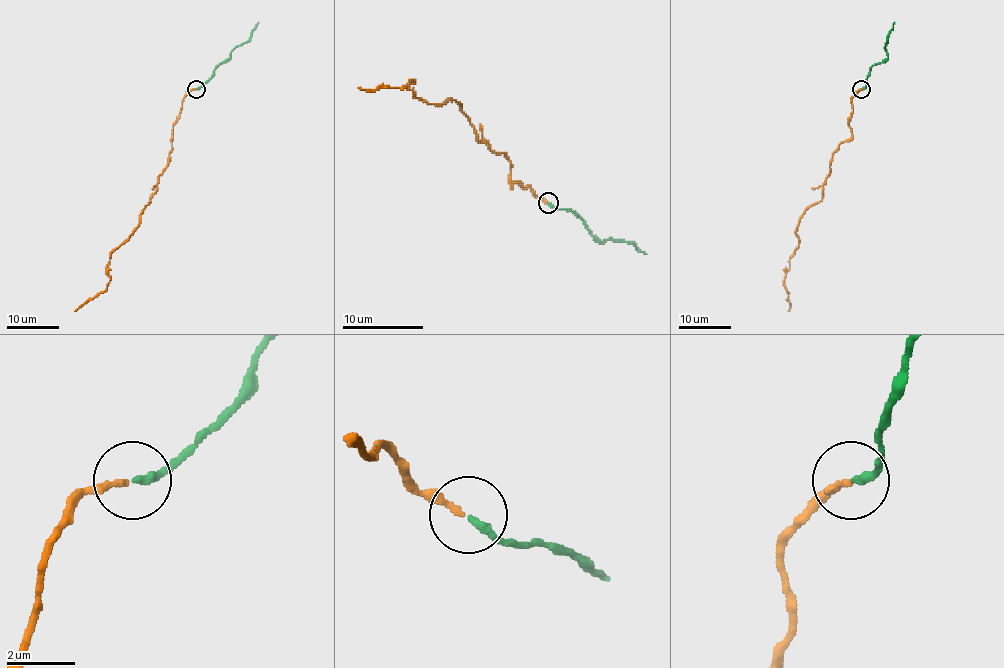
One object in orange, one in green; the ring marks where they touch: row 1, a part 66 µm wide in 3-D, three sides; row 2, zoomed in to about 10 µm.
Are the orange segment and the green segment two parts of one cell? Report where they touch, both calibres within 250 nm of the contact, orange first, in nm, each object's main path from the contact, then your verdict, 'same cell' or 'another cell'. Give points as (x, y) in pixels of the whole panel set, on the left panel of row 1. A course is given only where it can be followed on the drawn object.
place (196, 89); calibres 180 and 220 nm; course orange (195, 88), (183, 99), (173, 126), (166, 167), (138, 227), (111, 254), (107, 288), (74, 311); course green (196, 88), (209, 79), (214, 69), (230, 57), (236, 47), (248, 40), (258, 22); same cell

